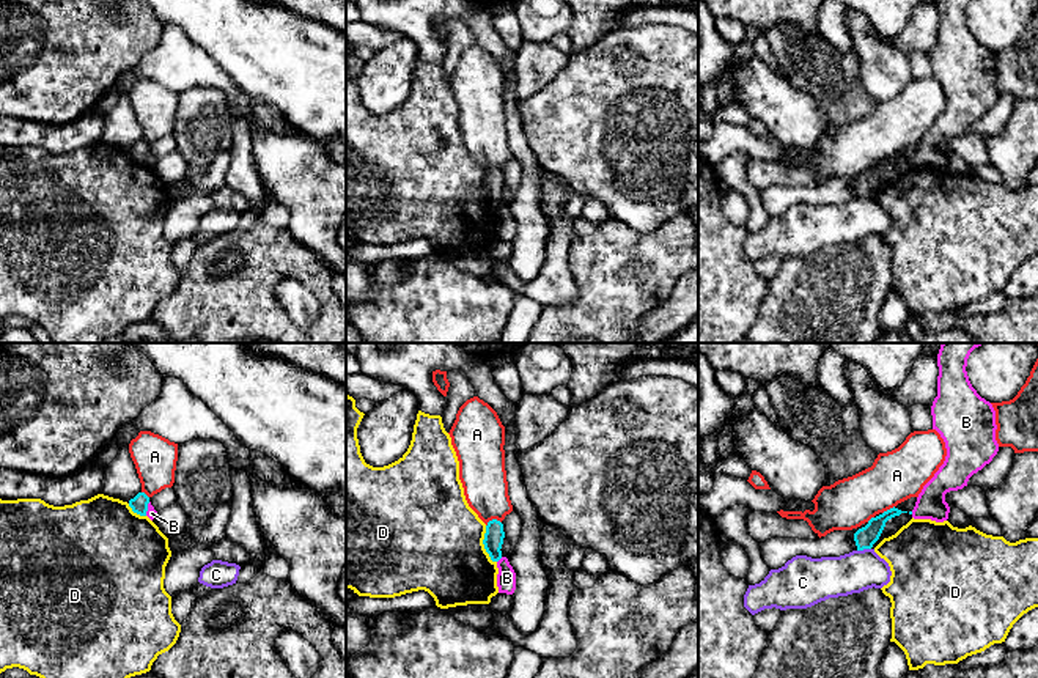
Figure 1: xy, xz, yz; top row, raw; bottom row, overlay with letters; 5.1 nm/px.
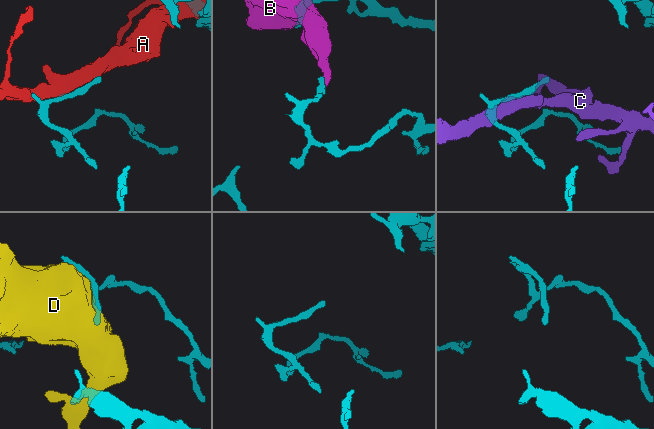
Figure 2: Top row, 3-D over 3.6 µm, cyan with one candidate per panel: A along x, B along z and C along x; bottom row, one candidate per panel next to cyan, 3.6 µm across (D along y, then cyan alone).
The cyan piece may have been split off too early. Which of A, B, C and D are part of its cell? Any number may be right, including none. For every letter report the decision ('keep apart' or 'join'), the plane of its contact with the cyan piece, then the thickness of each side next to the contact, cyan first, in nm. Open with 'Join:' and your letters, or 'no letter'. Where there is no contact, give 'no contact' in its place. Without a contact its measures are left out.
Join: no letter
A: keep apart; contact in xz; calibres 100 and 240 nm
B: keep apart; contact in xz; calibres 100 and 100 nm
C: keep apart; contact in yz; calibres 110 and 220 nm
D: keep apart; contact in xz; calibres 100 and 500 nm

